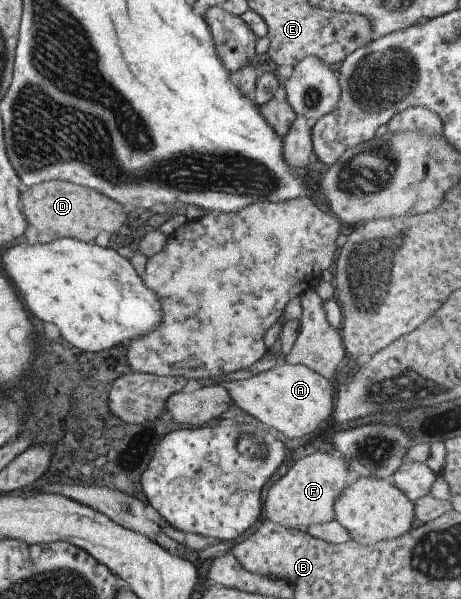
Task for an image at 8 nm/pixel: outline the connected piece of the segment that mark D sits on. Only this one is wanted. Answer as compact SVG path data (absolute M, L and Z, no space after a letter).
M42 182L38 186L32 186L22 206L26 222L30 222L30 226L38 230L38 242L50 242L56 238L92 242L100 232L108 232L110 235L117 233L126 218L121 204L94 190L68 182Z

